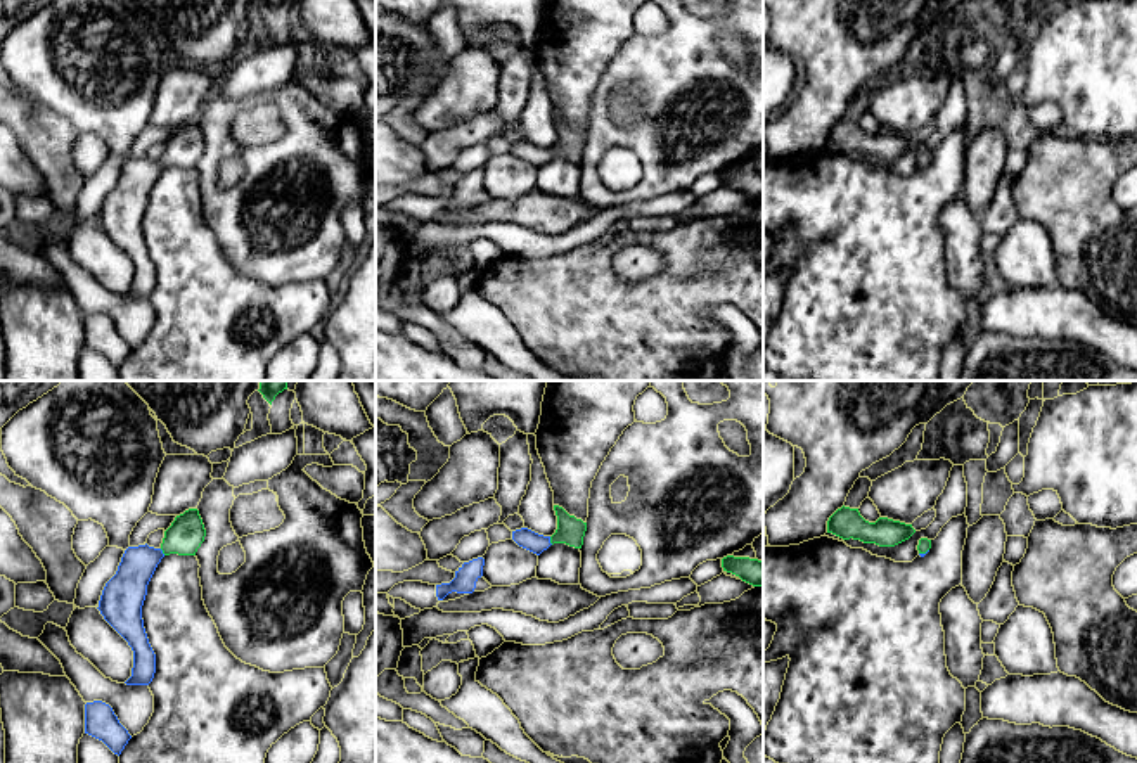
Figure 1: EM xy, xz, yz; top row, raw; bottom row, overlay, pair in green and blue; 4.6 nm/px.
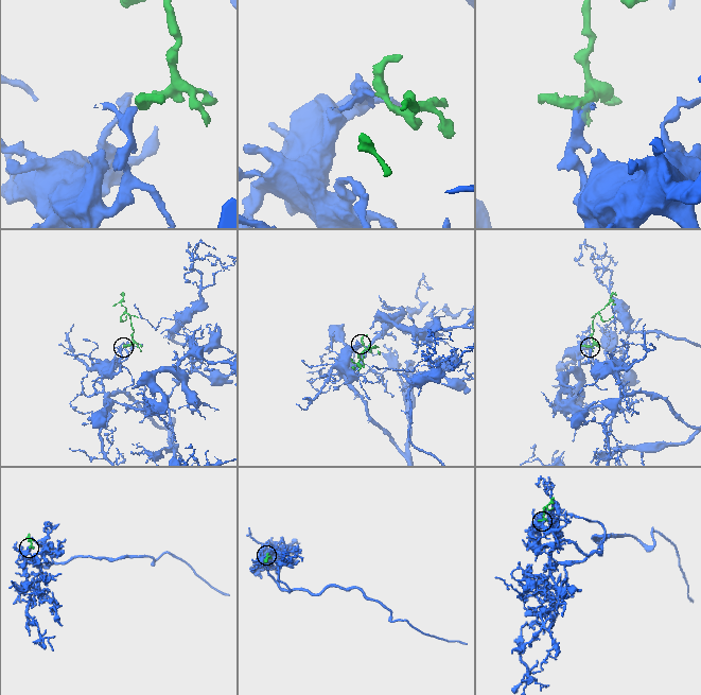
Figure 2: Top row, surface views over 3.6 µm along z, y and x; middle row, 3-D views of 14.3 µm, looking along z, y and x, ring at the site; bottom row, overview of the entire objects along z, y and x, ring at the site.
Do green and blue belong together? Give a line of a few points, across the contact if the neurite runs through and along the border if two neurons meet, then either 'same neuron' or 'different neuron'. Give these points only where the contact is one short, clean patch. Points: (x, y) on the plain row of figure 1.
xz (570, 142), (551, 153), (526, 151) | same neuron

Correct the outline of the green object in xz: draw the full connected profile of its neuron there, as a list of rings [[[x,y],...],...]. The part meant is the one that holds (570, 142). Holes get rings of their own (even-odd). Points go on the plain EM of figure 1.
[[[554,118],[554,123],[557,128],[557,142],[552,149],[543,149],[528,140],[521,140],[512,144],[512,152],[519,159],[536,168],[540,168],[543,163],[547,163],[554,156],[566,156],[569,159],[581,161],[583,149],[587,144],[587,135],[583,135],[581,131],[576,131],[575,128],[569,128],[559,118]]]

